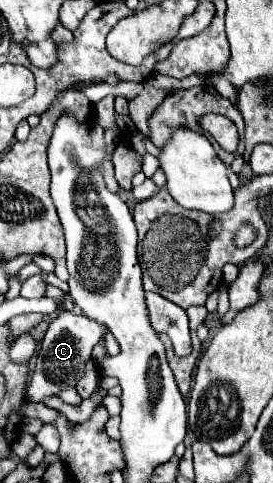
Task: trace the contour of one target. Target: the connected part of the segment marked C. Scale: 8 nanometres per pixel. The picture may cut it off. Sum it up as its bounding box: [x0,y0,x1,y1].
[27,311,107,403]

